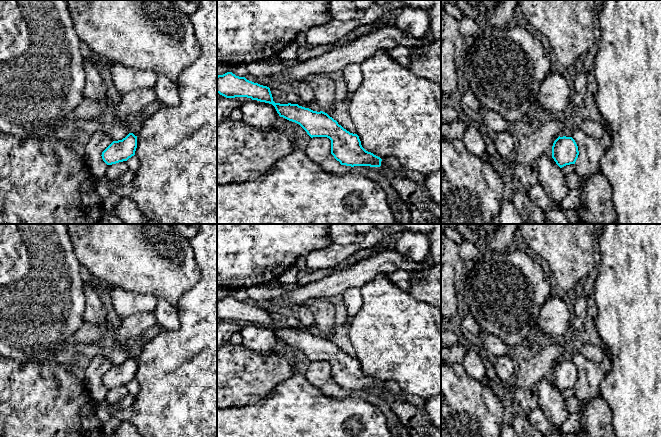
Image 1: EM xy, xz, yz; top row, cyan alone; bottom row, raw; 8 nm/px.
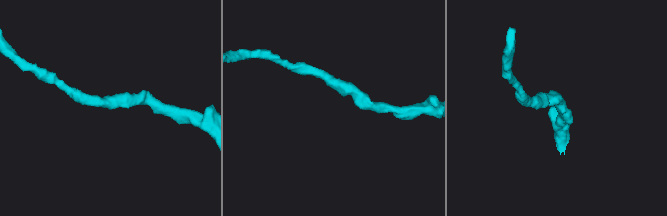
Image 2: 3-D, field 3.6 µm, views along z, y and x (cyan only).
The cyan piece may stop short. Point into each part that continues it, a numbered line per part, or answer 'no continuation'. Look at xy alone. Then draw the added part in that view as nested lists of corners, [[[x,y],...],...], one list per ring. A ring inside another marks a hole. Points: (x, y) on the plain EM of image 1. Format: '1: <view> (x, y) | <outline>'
no continuation

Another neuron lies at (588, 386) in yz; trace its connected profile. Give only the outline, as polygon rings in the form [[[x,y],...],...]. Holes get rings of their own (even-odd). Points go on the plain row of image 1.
[[[580,353],[574,355],[571,361],[575,364],[579,375],[575,396],[582,404],[600,396],[600,385],[605,378],[600,365],[586,360]]]

